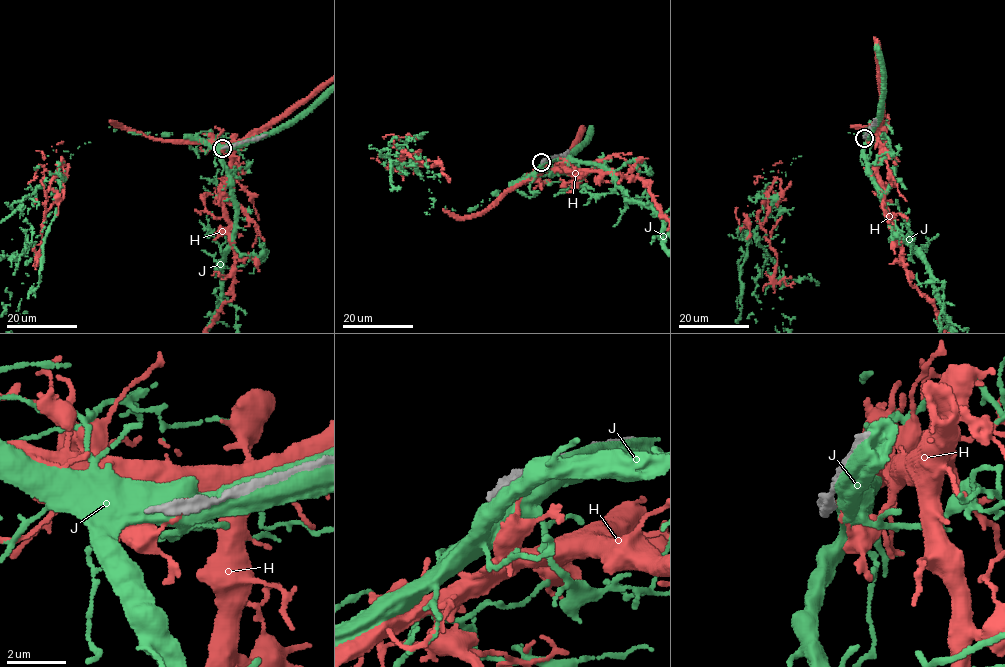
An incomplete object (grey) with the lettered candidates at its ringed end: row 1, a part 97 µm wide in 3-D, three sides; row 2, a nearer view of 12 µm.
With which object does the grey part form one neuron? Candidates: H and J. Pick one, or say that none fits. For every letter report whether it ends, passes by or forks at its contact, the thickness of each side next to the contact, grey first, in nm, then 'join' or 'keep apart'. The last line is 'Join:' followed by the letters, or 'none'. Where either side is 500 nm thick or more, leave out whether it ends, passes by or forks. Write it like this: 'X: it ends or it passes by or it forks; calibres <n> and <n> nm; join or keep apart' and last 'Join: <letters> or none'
H: calibres 500 and 160 nm; keep apart
J: calibres 480 and 750 nm; keep apart
Join: none

